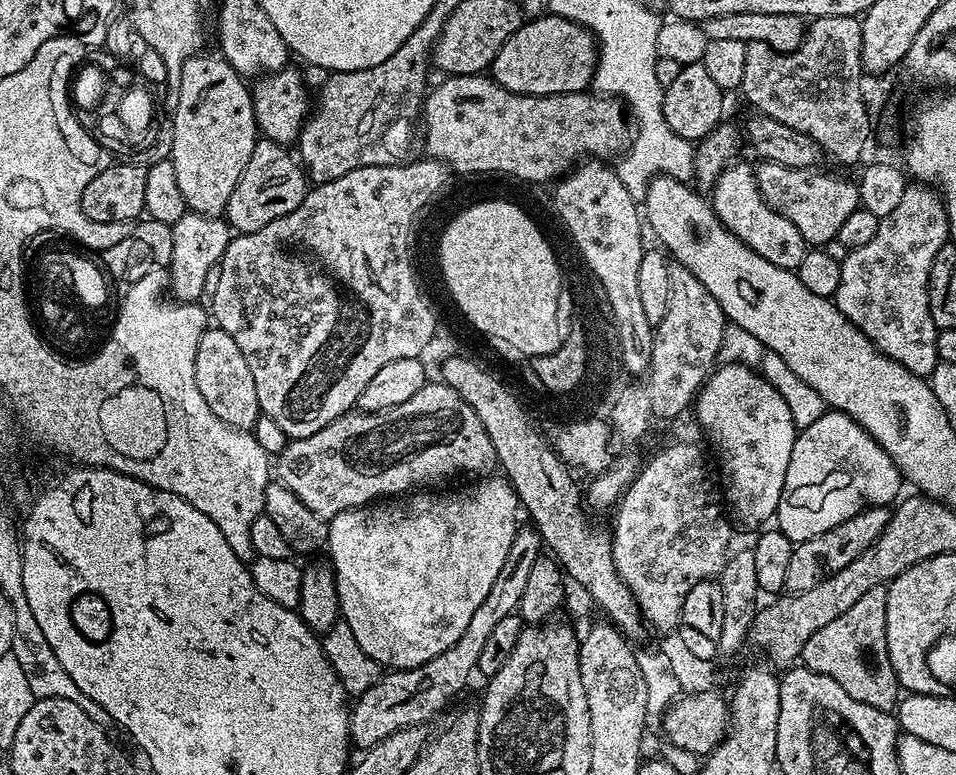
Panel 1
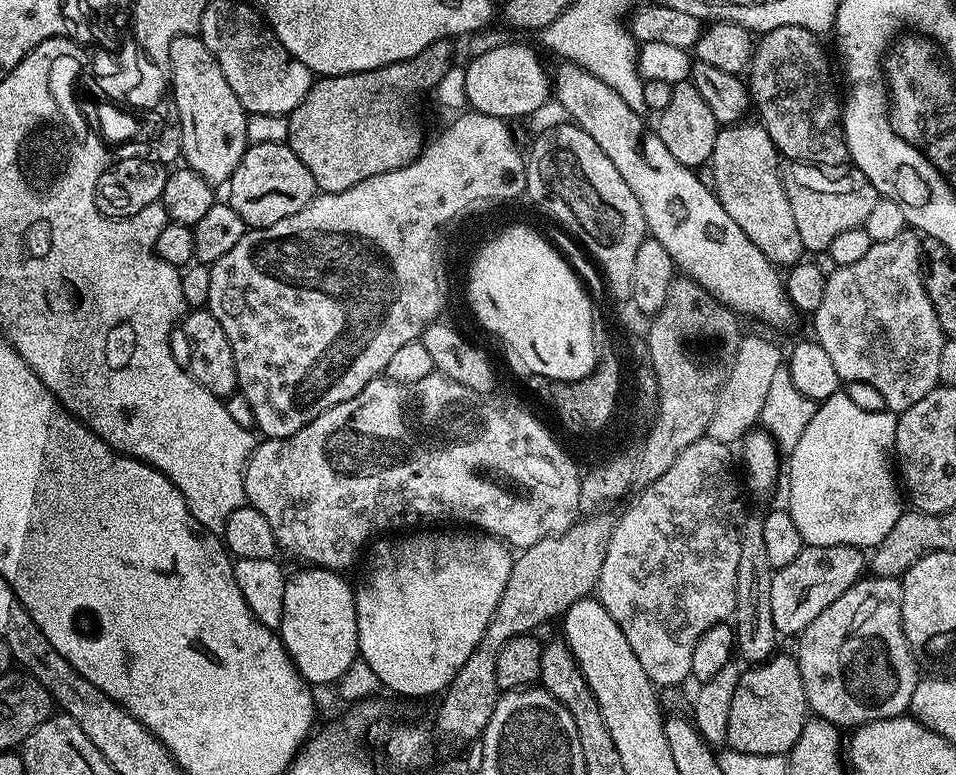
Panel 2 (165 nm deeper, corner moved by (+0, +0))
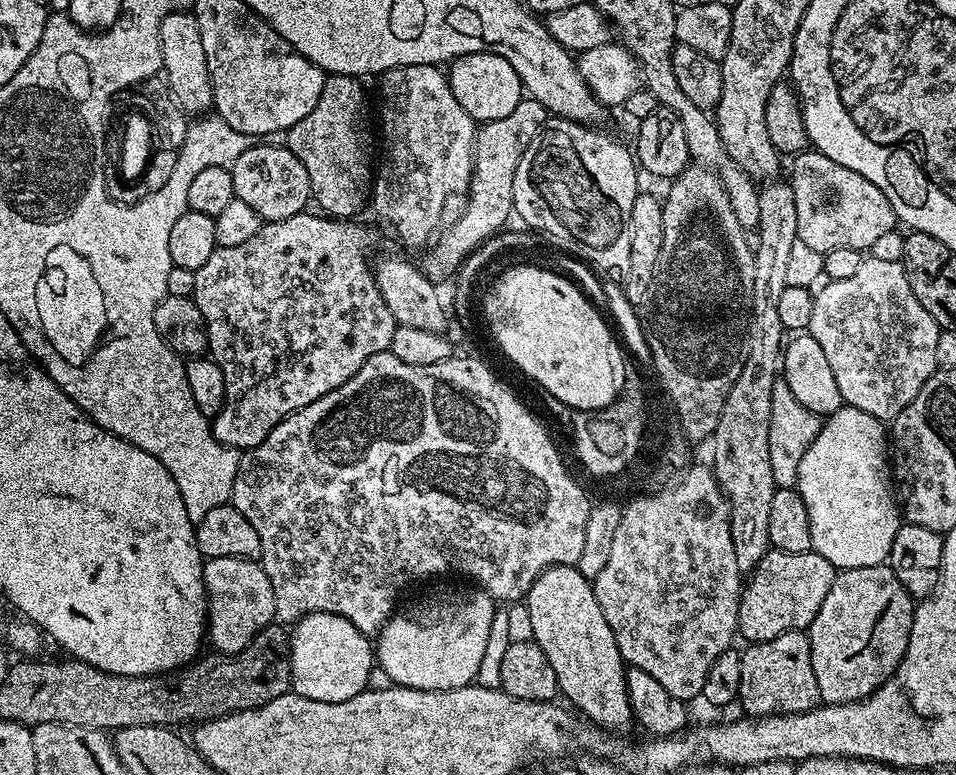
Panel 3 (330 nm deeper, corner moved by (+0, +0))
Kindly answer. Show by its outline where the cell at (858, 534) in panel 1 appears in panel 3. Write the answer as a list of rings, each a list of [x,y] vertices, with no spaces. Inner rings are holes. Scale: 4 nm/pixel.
[[[770,550],[743,585],[739,635],[745,636],[748,644],[761,644],[778,638],[778,634],[807,630],[814,622],[814,614],[822,610],[822,602],[826,602],[826,594],[830,594],[830,586],[834,586],[837,571],[822,554],[814,551],[790,554]]]

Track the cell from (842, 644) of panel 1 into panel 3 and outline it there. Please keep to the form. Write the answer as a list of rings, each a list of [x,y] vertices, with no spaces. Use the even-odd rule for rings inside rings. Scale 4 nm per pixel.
[[[887,563],[862,566],[861,568],[845,568],[837,571],[834,578],[834,586],[830,586],[830,594],[826,594],[826,602],[822,602],[822,610],[818,610],[818,614],[814,614],[814,622],[806,630],[808,641],[810,642],[810,662],[814,666],[814,678],[818,678],[820,699],[824,704],[853,704],[856,700],[864,700],[877,692],[895,674],[902,662],[902,658],[906,654],[906,646],[910,642],[913,611],[914,598],[904,589],[902,582],[898,582],[894,570],[888,567]]]

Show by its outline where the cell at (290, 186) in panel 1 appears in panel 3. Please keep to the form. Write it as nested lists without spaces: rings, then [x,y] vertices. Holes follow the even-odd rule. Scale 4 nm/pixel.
[[[267,142],[253,143],[246,154],[240,155],[230,165],[230,171],[234,178],[236,199],[258,210],[261,221],[285,220],[309,207],[312,187],[306,166],[298,162],[287,146],[279,148]]]

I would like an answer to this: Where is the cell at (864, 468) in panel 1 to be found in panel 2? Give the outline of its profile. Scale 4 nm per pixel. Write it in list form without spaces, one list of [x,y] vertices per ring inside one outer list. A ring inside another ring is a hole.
[[[841,390],[833,394],[830,398],[819,401],[816,406],[814,418],[810,418],[810,426],[806,426],[806,431],[802,433],[802,438],[798,438],[798,446],[794,446],[794,450],[786,460],[786,474],[788,470],[788,504],[786,510],[794,518],[794,522],[798,525],[798,534],[802,534],[805,545],[813,544],[814,546],[854,546],[861,550],[867,549],[868,535],[872,535],[877,541],[886,538],[886,534],[890,534],[890,530],[894,530],[894,522],[898,522],[898,518],[902,515],[902,507],[900,508],[900,500],[902,504],[902,492],[898,487],[898,476],[894,471],[894,453],[896,450],[896,421],[897,413],[887,410],[879,410],[875,412],[872,408],[863,408],[856,400],[851,400],[846,394],[847,391]],[[868,488],[872,492],[876,492],[876,516],[872,516],[868,520]]]

